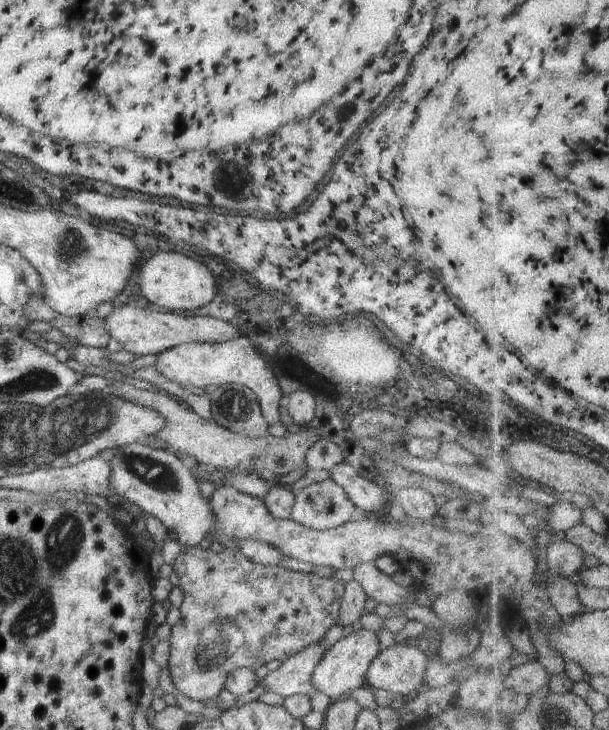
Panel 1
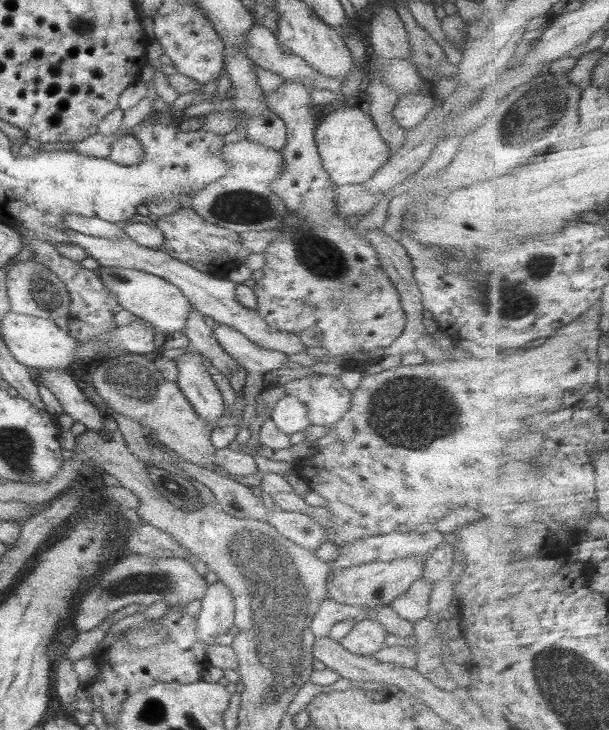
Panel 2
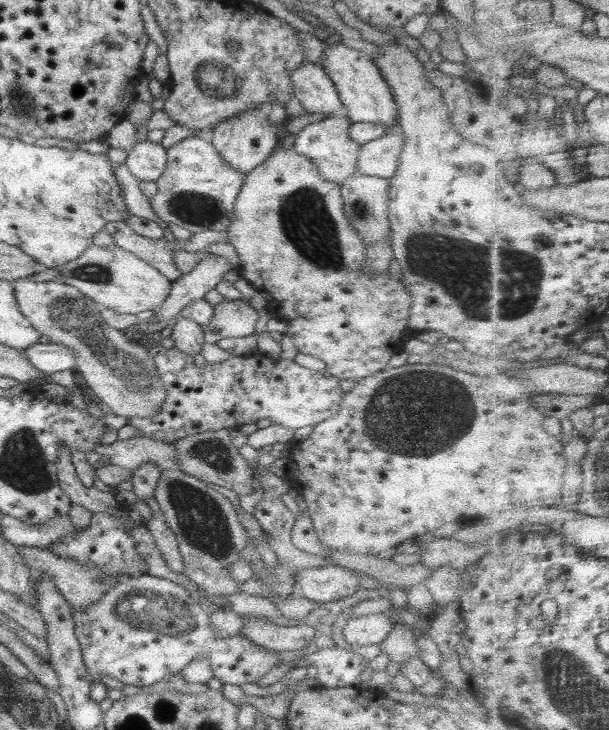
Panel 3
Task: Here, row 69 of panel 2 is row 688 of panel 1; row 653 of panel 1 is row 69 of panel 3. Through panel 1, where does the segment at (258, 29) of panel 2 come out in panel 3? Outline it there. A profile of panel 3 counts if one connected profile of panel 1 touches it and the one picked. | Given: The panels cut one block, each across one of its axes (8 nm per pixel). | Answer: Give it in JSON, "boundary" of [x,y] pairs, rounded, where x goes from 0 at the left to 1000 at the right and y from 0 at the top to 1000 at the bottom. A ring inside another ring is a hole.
{"boundary":[[[504,84],[476,101],[486,134],[509,156],[545,156],[562,148],[552,116],[522,86]]]}

